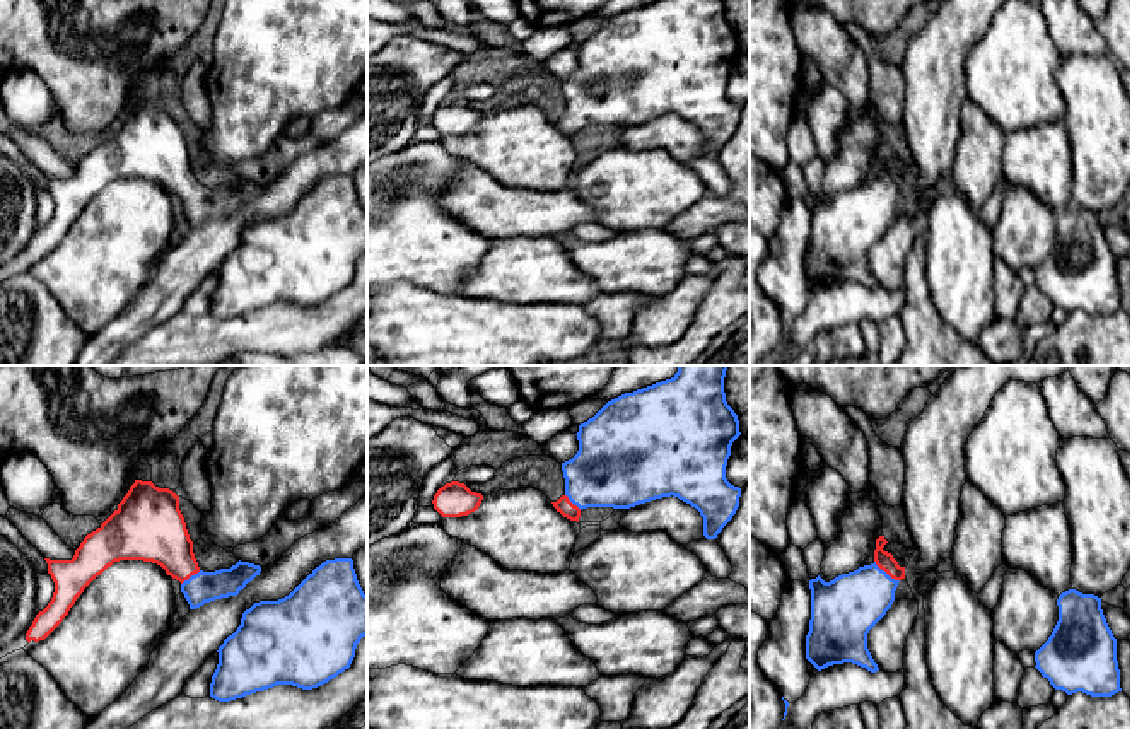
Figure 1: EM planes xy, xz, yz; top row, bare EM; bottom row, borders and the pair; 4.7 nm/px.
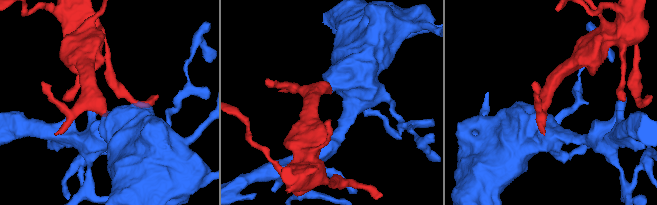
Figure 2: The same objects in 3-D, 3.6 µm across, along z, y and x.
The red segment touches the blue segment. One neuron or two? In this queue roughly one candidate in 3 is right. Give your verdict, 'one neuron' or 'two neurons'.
one neuron

